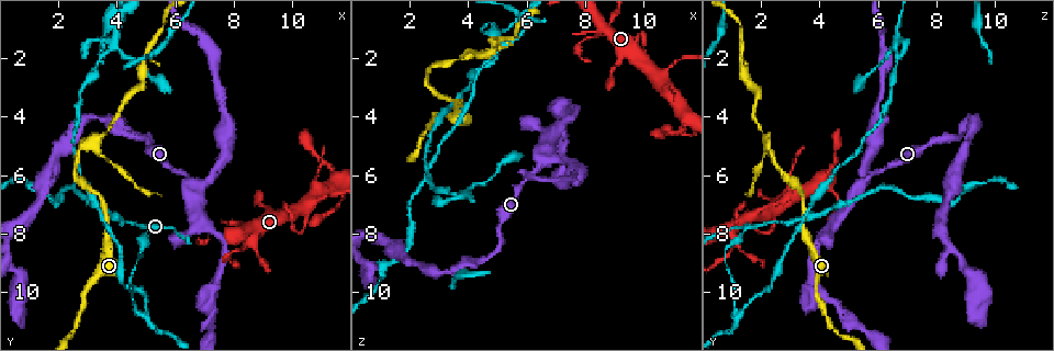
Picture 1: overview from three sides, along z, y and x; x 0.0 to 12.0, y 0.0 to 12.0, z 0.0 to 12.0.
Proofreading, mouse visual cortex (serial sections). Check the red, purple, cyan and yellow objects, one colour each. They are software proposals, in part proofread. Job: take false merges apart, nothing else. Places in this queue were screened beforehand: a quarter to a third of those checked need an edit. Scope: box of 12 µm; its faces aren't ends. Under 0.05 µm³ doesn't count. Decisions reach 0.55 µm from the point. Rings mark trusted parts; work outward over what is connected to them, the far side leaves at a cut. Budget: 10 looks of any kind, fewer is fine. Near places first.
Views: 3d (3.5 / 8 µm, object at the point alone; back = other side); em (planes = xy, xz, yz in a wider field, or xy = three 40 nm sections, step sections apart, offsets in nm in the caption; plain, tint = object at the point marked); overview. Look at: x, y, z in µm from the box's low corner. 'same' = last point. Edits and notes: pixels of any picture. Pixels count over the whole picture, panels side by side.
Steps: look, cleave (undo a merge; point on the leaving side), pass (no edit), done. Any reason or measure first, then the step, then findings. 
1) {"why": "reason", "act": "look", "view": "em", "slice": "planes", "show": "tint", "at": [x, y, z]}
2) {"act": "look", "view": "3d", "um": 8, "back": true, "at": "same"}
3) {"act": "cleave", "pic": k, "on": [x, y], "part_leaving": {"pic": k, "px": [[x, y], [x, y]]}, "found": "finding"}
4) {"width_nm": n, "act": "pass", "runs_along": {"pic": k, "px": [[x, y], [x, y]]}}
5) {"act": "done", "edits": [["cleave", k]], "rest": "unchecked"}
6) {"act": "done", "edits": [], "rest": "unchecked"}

{"why": "three arms meet", "act": "look", "view": "3d", "um": 3.5, "at": [6.5, 6.2, 5.4]}

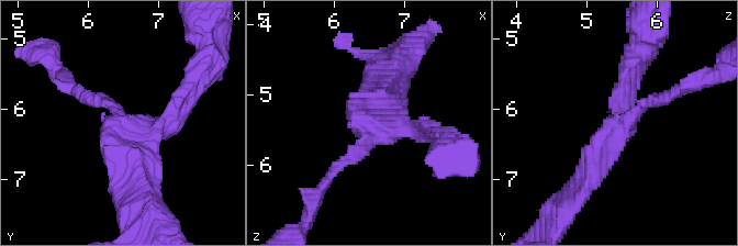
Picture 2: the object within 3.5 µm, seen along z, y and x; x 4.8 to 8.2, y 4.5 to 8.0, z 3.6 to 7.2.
{"arms": 3, "arm_widths_nm": [150, 250, 400], "why": "shape alone is not enough", "act": "look", "view": "em", "slice": "xy", "step": 3, "show": "tint", "at": [6.50, 6.25, 5.45]}

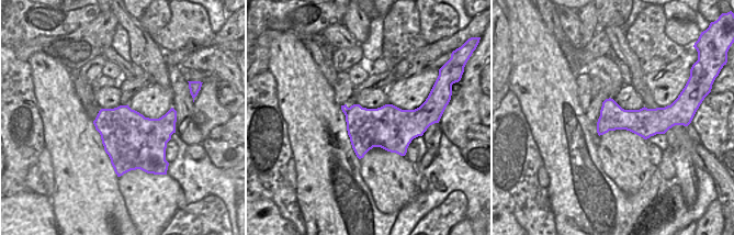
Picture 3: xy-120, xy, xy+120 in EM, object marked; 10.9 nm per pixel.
{"why": "cut it another way", "act": "look", "view": "em", "slice": "xy", "step": 1, "show": "tint", "at": "same"}

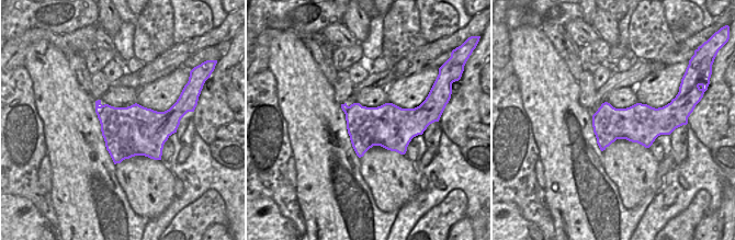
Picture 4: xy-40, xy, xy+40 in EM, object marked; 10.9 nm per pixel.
{"act": "pass", "runs_along": {"pic": 2, "px": [[669, 97], [618, 127], [580, 185]]}, "found": "continuous, no second cell"}

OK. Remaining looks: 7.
{"why": "three-way junction", "act": "look", "view": "3d", "um": 3.5, "back": true, "at": [10.7, 6.8, 2.5]}

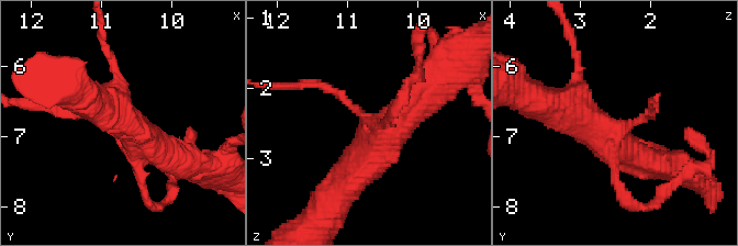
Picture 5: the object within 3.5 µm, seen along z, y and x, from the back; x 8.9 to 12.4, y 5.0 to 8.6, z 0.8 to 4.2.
{"why": "need the tissue", "act": "look", "view": "em", "slice": "xy", "step": 3, "show": "tint", "at": [10.70, 6.90, 2.45]}

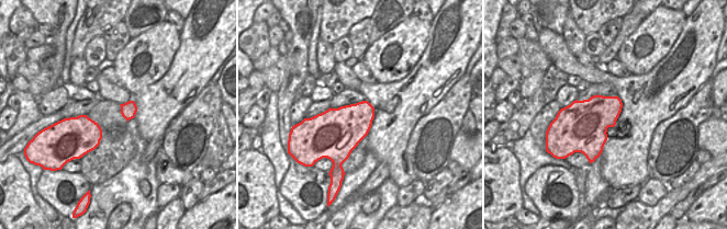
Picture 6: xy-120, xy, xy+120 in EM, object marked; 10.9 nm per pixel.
{"why": "another direction", "act": "look", "view": "em", "slice": "xy", "step": 2, "show": "tint", "at": "same"}

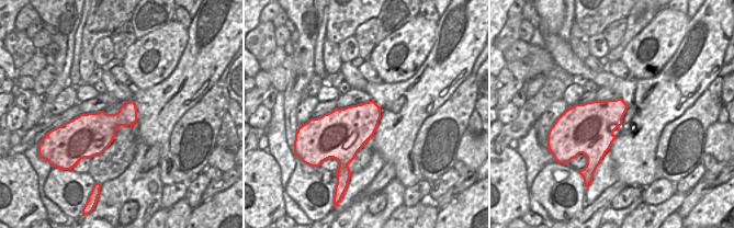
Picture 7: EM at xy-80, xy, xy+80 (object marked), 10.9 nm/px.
{"act": "cleave", "pic": 5, "on": [623, 200], "part_leaving": {"pic": 5, "px": [[623, 125], [653, 112], [653, 98]]}, "found": "a second cell is stuck on"}

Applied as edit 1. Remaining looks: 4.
{"act": "look", "view": "3d", "um": 8, "at": [4.9, 10.8, 1.1]}

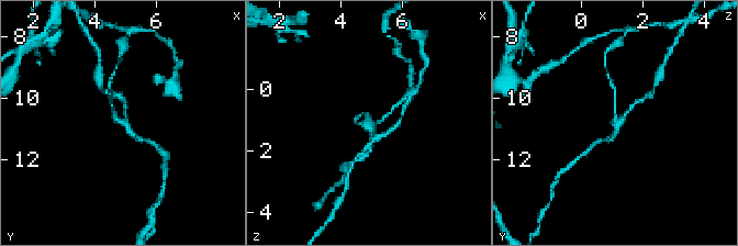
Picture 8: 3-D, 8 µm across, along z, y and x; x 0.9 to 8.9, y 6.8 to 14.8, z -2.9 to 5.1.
{"act": "look", "view": "3d", "um": 3.5, "at": [5.0, 10.8, 1.1]}

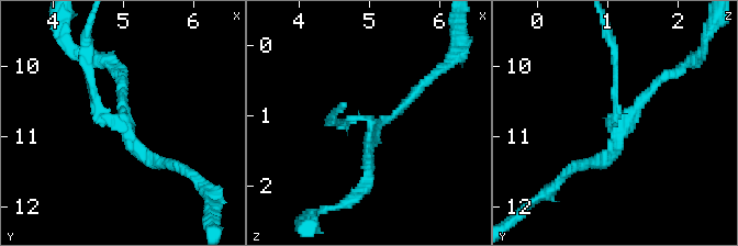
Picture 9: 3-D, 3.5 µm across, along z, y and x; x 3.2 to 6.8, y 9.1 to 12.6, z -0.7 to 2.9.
{"arms": 3, "arm_widths_nm": [100, 100, 150], "act": "look", "view": "em", "slice": "xy", "step": 1, "show": "tint", "at": [5.05, 10.75, 1.10]}

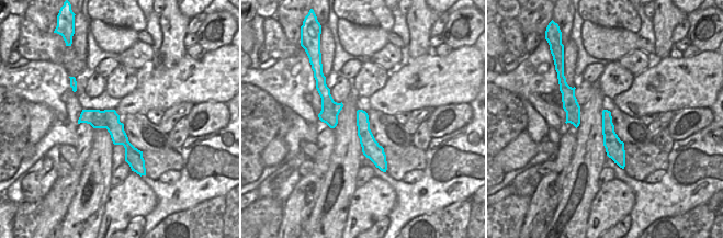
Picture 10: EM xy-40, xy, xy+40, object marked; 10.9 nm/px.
{"act": "cleave", "pic": 9, "on": [644, 96], "found": "a second cell is stuck on"}

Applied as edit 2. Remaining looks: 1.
{"act": "done", "edits": [["cleave", 5], ["cleave", 9]], "rest": "unchecked"}

